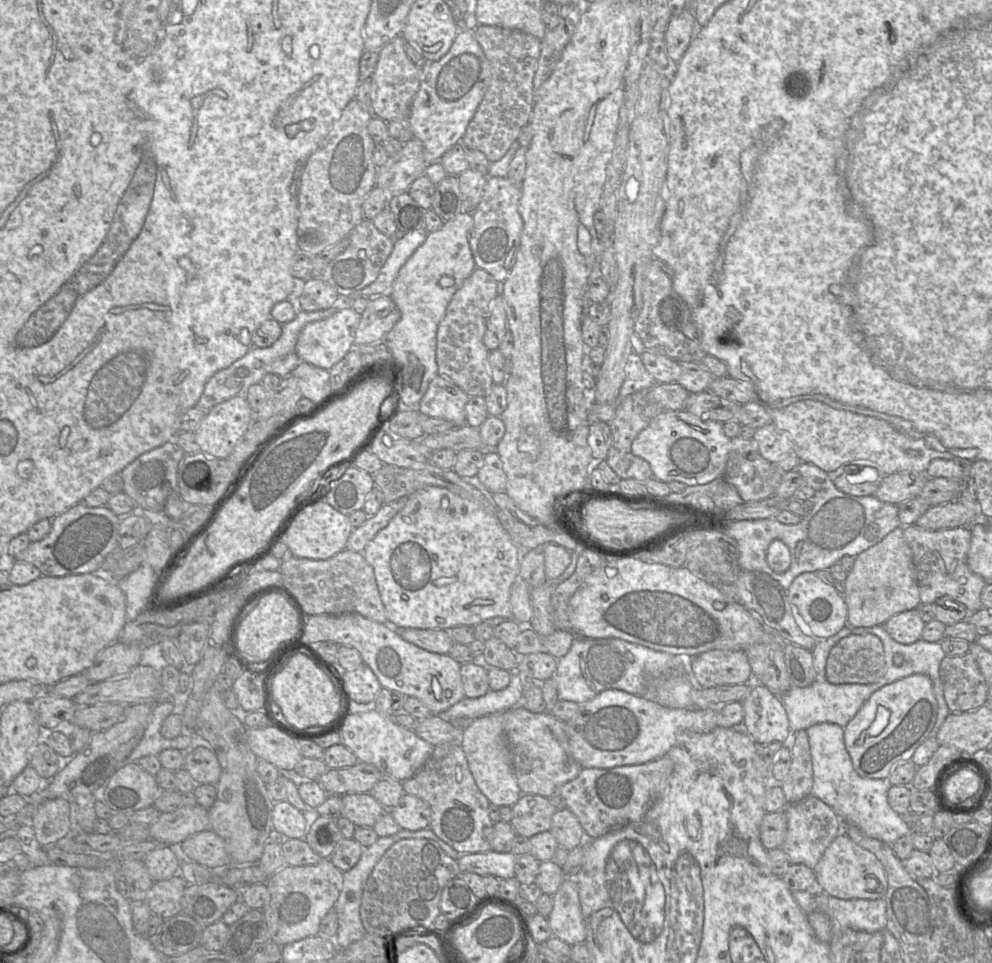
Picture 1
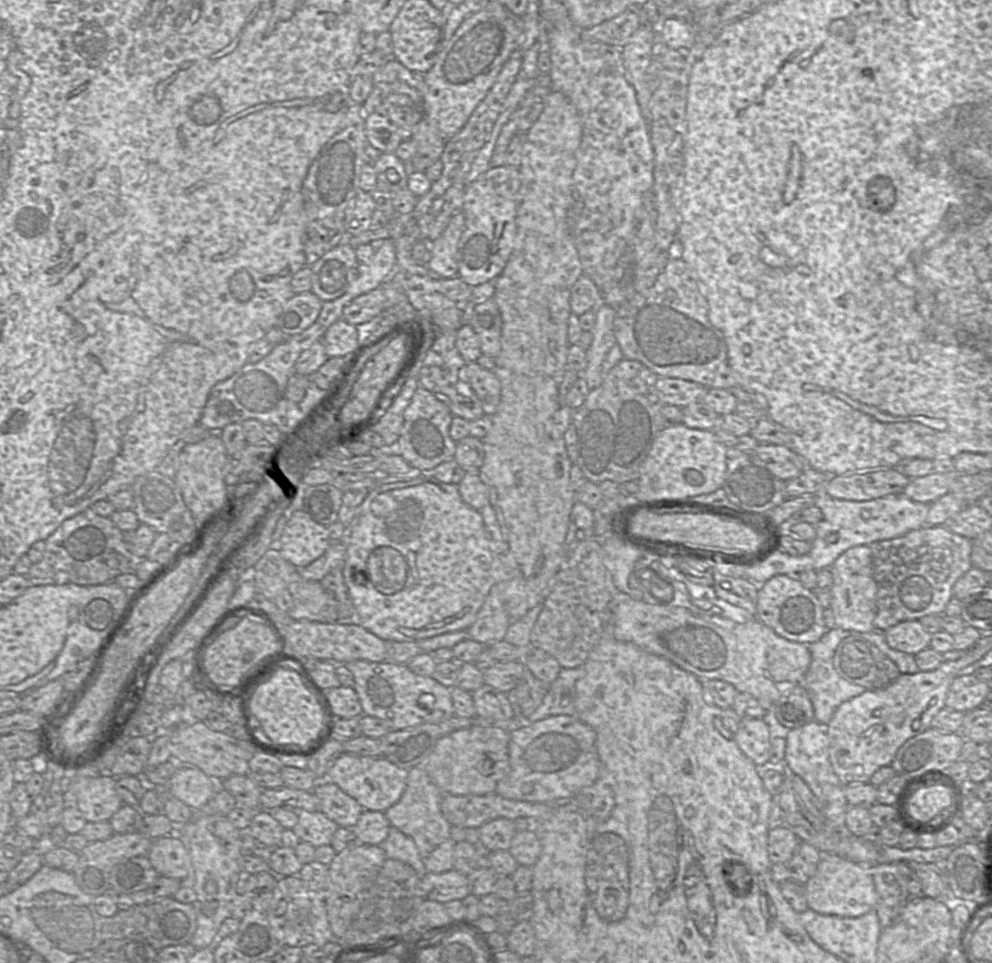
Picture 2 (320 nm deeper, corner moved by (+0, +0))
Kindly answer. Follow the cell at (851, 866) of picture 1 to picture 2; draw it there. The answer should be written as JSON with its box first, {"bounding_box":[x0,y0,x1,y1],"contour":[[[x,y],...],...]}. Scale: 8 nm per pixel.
{"bounding_box":[805,854,879,917],"contour":[[[822,854],[815,874],[805,887],[808,908],[820,914],[858,917],[875,910],[879,901],[869,868],[834,854]]]}

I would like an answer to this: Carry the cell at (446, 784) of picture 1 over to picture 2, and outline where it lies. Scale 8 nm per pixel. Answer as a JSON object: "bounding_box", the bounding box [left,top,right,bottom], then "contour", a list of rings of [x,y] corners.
{"bounding_box":[384,766,456,873],"contour":[[[422,766],[409,770],[406,788],[400,800],[384,813],[392,826],[411,837],[427,872],[442,873],[453,869],[453,850],[456,842],[450,836],[450,823],[441,811],[444,793]]]}

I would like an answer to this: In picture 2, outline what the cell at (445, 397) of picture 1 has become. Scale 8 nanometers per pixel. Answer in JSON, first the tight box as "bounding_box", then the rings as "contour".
{"bounding_box":[390,386,457,473],"contour":[[[419,386],[404,411],[400,436],[390,448],[400,454],[412,467],[422,473],[430,473],[439,464],[454,459],[457,442],[449,434],[453,417],[445,403],[426,388]]]}

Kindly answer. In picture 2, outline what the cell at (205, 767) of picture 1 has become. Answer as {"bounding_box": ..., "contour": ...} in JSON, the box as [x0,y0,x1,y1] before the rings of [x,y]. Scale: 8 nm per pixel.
{"bounding_box":[169,766,222,809],"contour":[[[196,766],[181,767],[169,779],[173,796],[192,809],[199,809],[222,787],[222,779],[212,779]]]}

